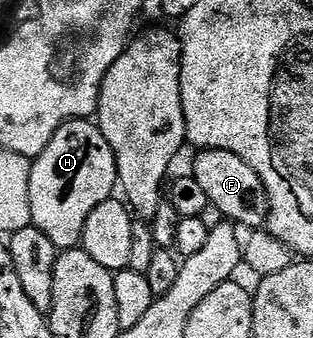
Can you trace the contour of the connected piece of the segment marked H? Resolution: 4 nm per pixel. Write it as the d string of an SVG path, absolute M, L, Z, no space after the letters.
M71 118L64 122L62 127L48 140L48 148L40 152L38 158L30 164L30 179L28 180L28 196L32 204L32 224L52 240L52 244L59 252L73 250L82 241L84 224L88 224L88 216L100 208L115 193L118 186L118 173L116 172L116 156L104 140L100 128L93 121L85 118Z

